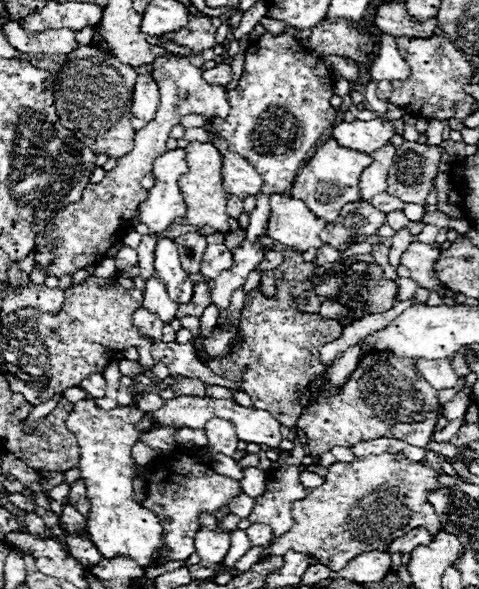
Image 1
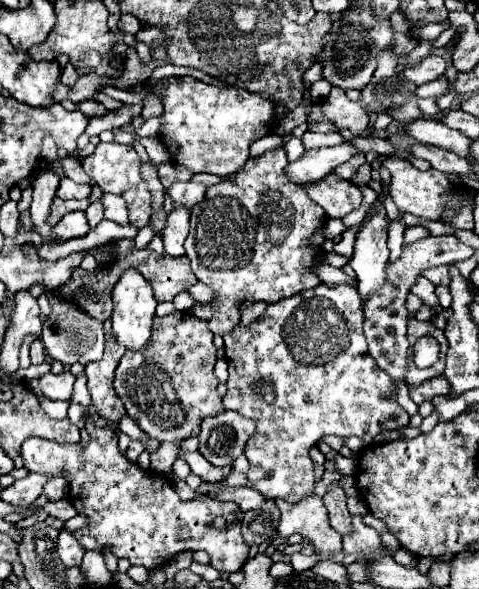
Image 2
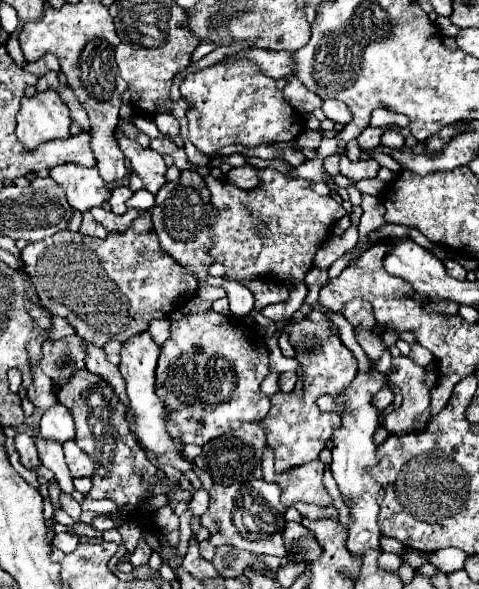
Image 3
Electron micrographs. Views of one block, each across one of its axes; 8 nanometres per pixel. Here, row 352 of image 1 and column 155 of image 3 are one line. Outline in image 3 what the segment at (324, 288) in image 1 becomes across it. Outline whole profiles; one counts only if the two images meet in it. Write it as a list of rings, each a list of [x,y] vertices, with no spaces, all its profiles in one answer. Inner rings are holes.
[[[142,212],[142,216],[138,216],[132,222],[132,228],[126,232],[110,232],[104,240],[70,230],[56,232],[48,240],[30,242],[22,250],[22,260],[26,264],[28,276],[34,282],[40,302],[54,316],[68,320],[80,338],[96,346],[104,346],[110,340],[126,342],[130,336],[148,330],[152,320],[170,318],[170,314],[188,304],[198,290],[196,276],[192,276],[192,272],[184,272],[184,268],[180,268],[180,264],[176,264],[176,260],[172,260],[172,256],[160,248],[150,212]]]

